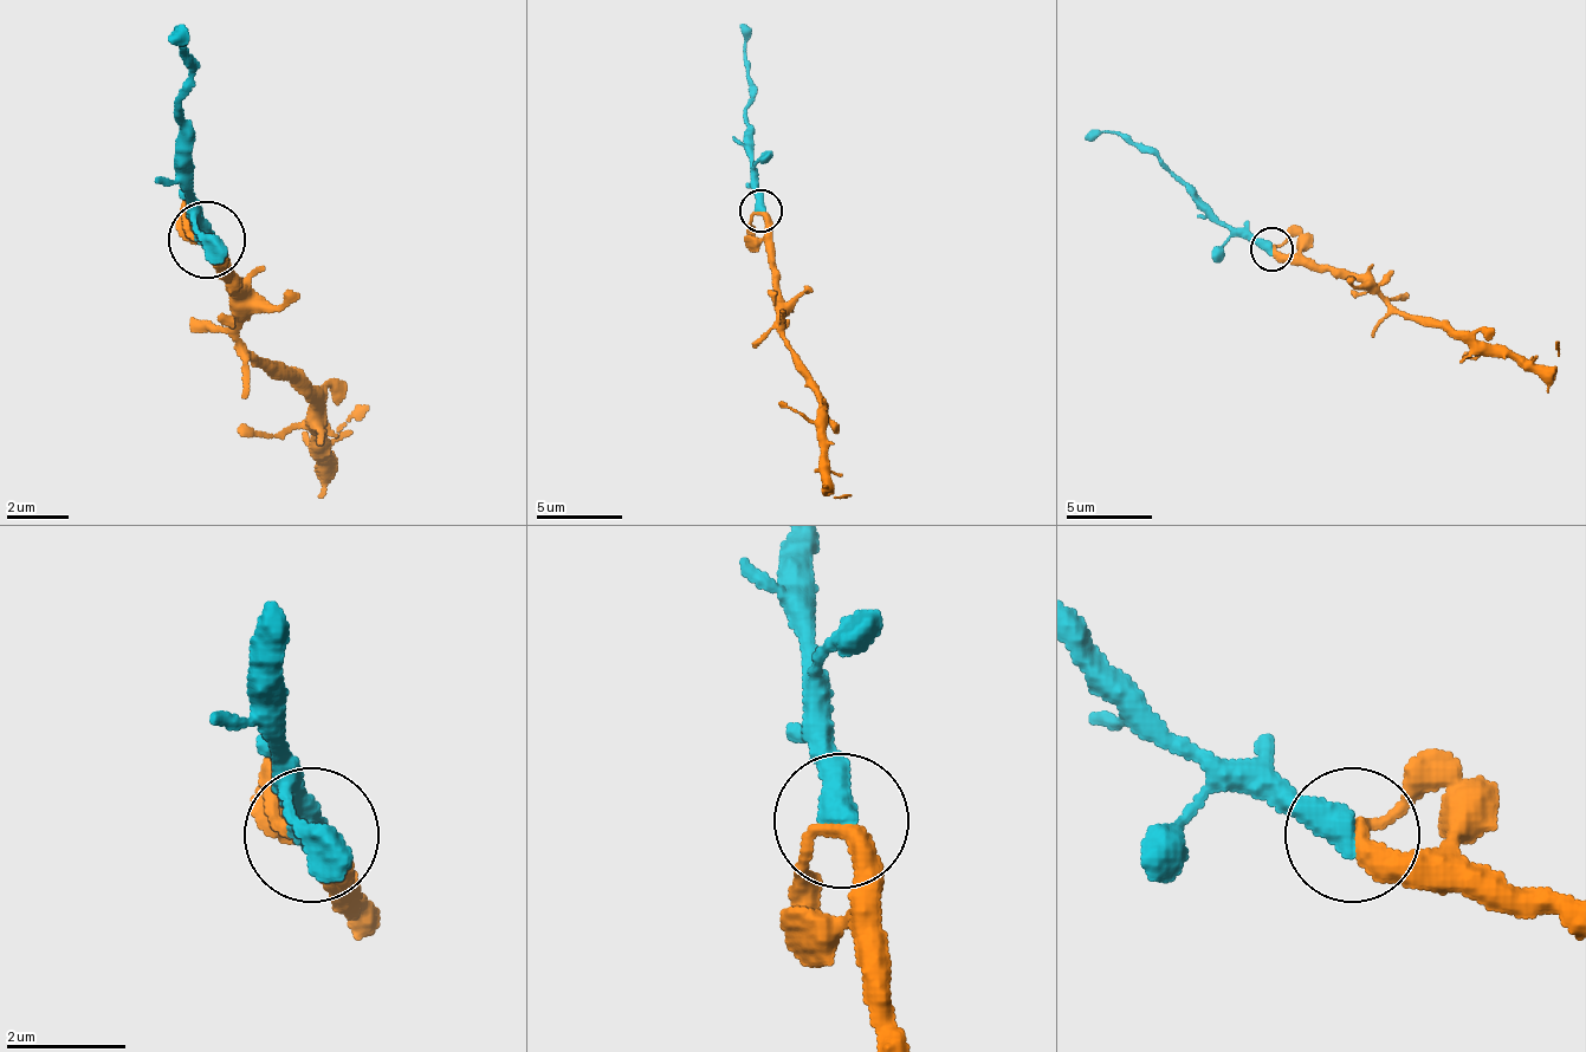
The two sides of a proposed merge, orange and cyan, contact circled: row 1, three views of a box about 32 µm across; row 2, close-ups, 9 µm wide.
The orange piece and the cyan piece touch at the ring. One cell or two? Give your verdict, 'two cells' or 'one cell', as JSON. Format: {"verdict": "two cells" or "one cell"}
{"verdict": "one cell"}

